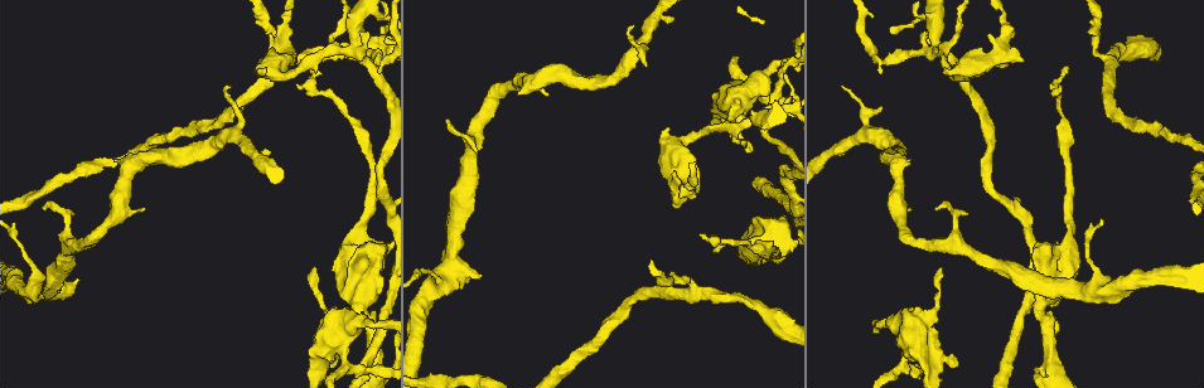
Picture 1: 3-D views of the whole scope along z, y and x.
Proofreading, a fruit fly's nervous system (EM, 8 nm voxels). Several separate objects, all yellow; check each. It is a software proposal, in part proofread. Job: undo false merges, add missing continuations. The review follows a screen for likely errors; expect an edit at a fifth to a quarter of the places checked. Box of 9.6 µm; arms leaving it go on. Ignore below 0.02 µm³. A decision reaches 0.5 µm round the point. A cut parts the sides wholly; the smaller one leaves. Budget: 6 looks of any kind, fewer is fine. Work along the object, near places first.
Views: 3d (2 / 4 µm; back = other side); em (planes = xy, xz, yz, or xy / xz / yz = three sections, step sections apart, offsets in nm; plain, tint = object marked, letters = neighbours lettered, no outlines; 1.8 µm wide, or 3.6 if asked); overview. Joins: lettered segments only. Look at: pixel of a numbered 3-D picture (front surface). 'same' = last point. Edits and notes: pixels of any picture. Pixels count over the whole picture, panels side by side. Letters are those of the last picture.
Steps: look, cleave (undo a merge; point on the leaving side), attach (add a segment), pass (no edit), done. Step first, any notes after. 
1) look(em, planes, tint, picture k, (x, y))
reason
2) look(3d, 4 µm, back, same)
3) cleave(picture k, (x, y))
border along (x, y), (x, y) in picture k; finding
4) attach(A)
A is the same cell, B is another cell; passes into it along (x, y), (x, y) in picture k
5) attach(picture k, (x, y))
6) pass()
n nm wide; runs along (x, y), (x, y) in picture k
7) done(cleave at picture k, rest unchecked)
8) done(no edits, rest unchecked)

look(3d, 2 µm, back, picture 1, (841, 86))
free end

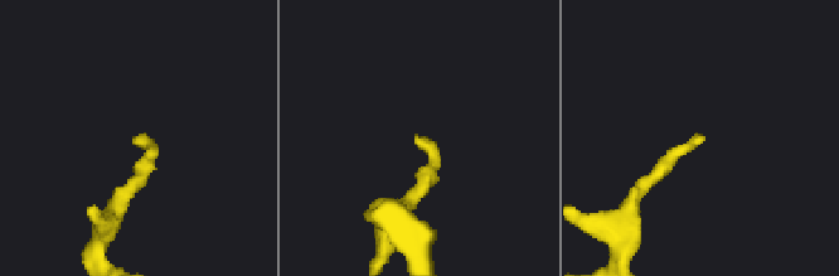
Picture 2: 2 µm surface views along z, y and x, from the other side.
look(em, 3.6 µm, planes, letters, picture 2, (416, 137))

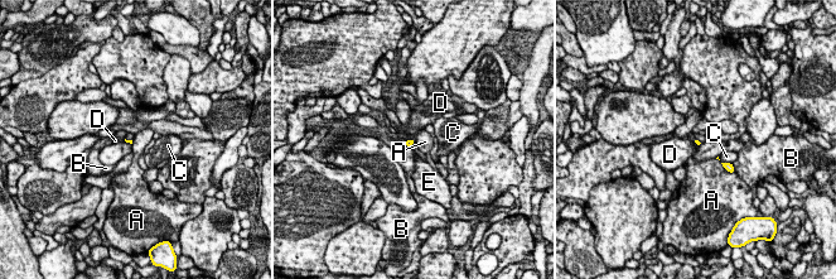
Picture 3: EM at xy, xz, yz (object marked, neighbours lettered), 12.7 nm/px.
pass()
A, B, C, D and E are other cells; border along (720, 163), (728, 171) in picture 3; none of them fits

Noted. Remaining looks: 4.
look(3d, 4 µm, picture 1, (942, 269))

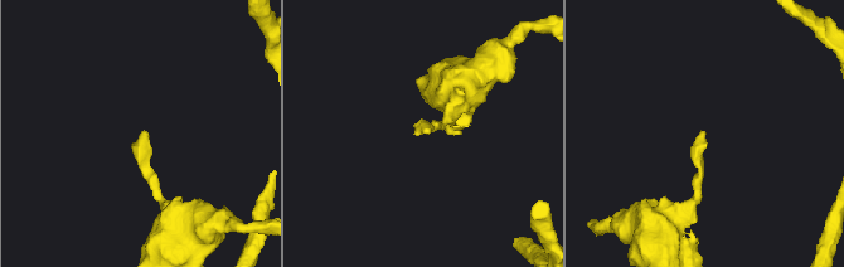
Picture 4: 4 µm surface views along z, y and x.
look(em, xy, step 8, tint, picture 4, (428, 132))

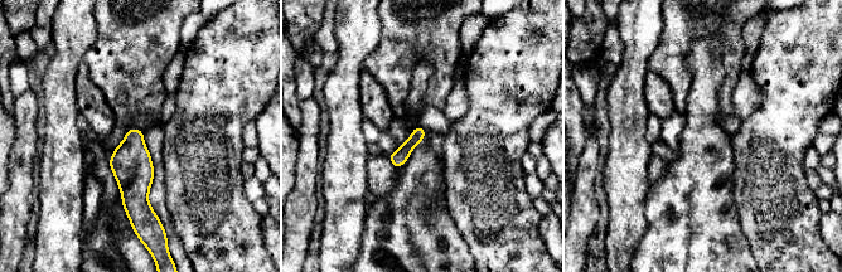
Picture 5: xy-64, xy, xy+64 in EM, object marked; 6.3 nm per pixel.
look(em, planes, letters, same)
another direction

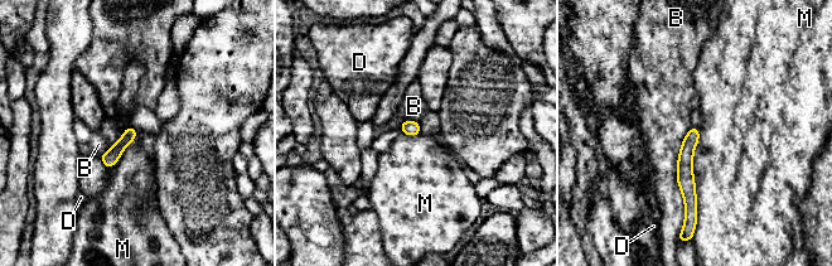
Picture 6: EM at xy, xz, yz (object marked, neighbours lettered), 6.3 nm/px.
pass()
B, D and M are other cells; border along (700, 129), (693, 151), (696, 221) in picture 6; no lettered segment goes on from it

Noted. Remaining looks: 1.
look(em, planes, letters, picture 1, (953, 354))
free end

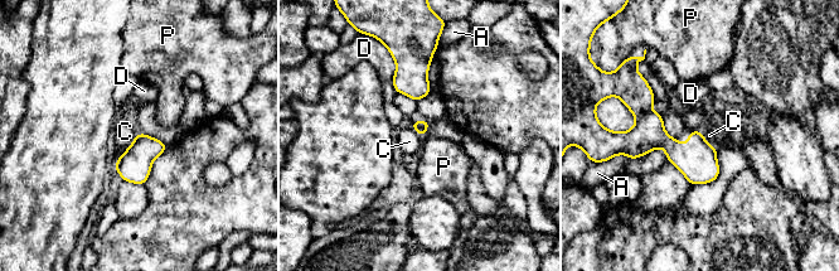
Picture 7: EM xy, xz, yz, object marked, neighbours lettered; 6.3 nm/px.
pass()
A, C, D and P are other cells; border along (137, 131), (130, 146), (114, 165) in picture 7; no lettered segment goes on from it

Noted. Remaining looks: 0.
done(no edits, rest unchecked)

